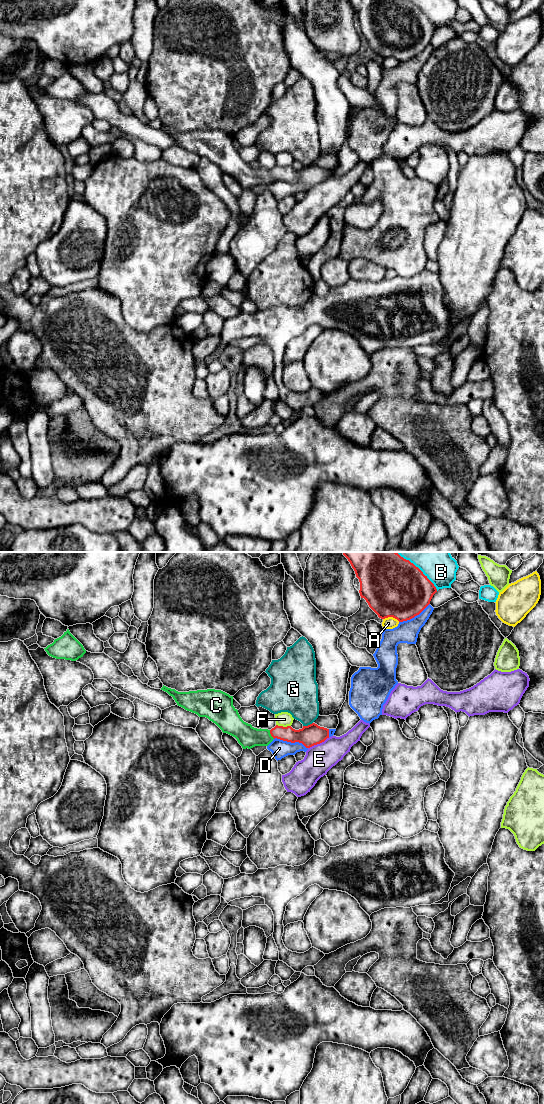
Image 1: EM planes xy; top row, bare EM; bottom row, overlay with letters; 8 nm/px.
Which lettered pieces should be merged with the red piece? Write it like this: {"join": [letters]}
{"join": ["C"]}

